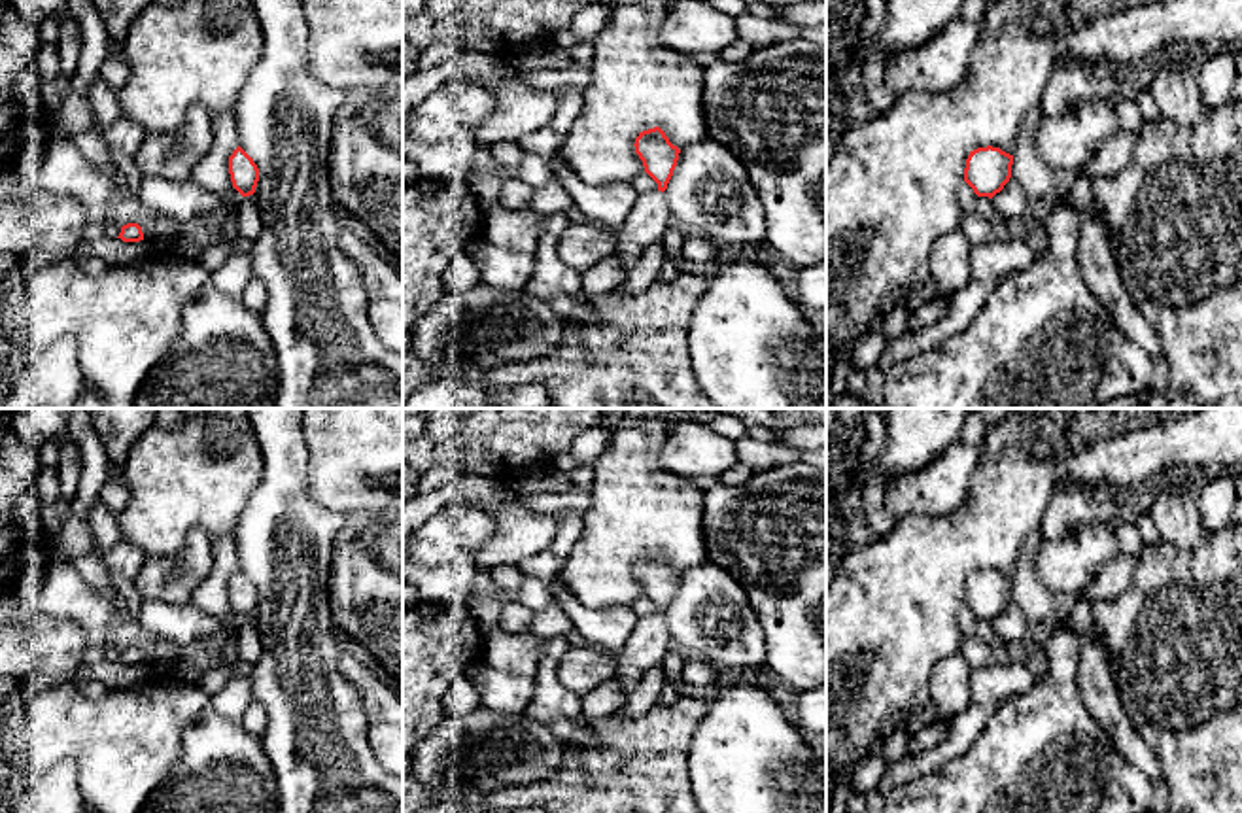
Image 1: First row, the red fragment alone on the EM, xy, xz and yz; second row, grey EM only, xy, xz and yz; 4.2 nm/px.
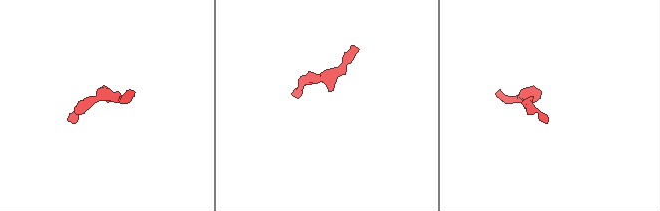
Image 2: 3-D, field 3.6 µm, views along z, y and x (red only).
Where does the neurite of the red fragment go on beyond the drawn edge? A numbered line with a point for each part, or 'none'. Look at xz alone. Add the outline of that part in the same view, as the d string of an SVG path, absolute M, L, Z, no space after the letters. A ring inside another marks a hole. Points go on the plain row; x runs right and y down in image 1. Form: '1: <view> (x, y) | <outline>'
1: xz (649, 643) | M662 614L641 618L622 650L614 656L614 679L630 694L648 669L664 664L671 650L673 641L665 618Z

